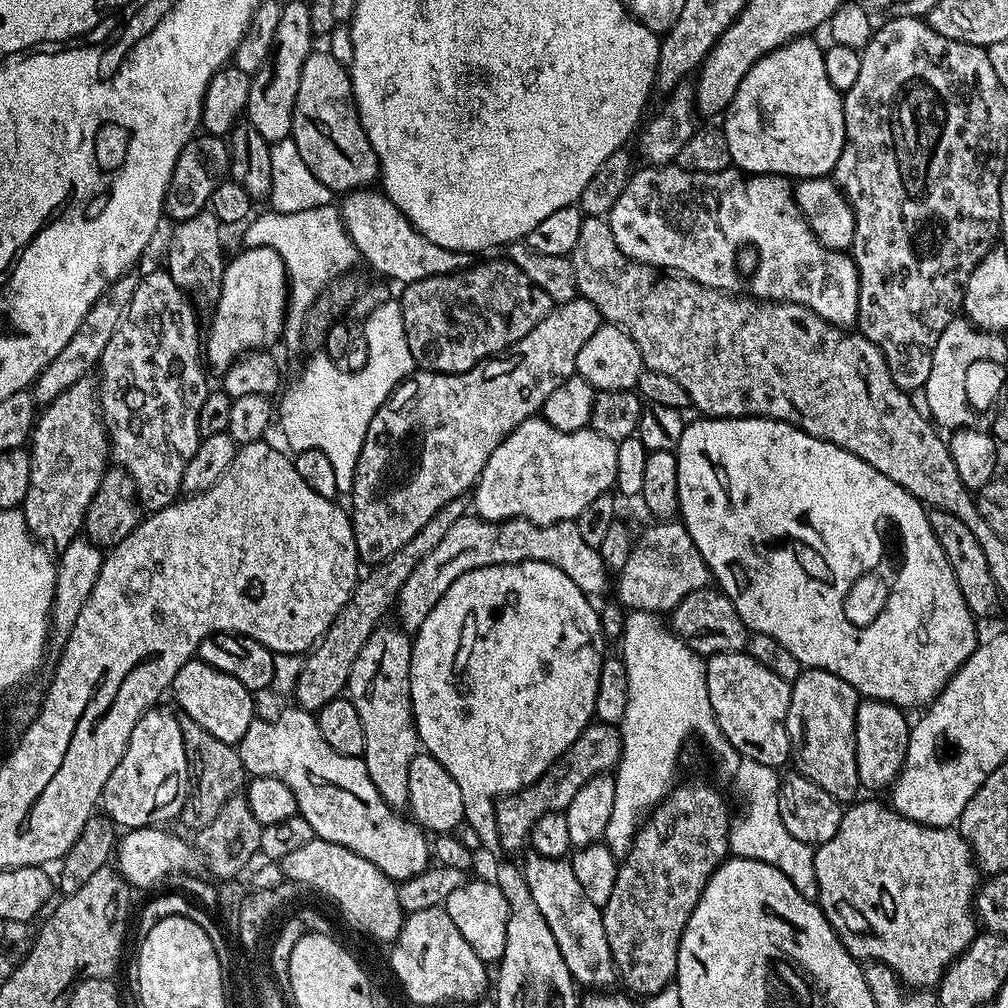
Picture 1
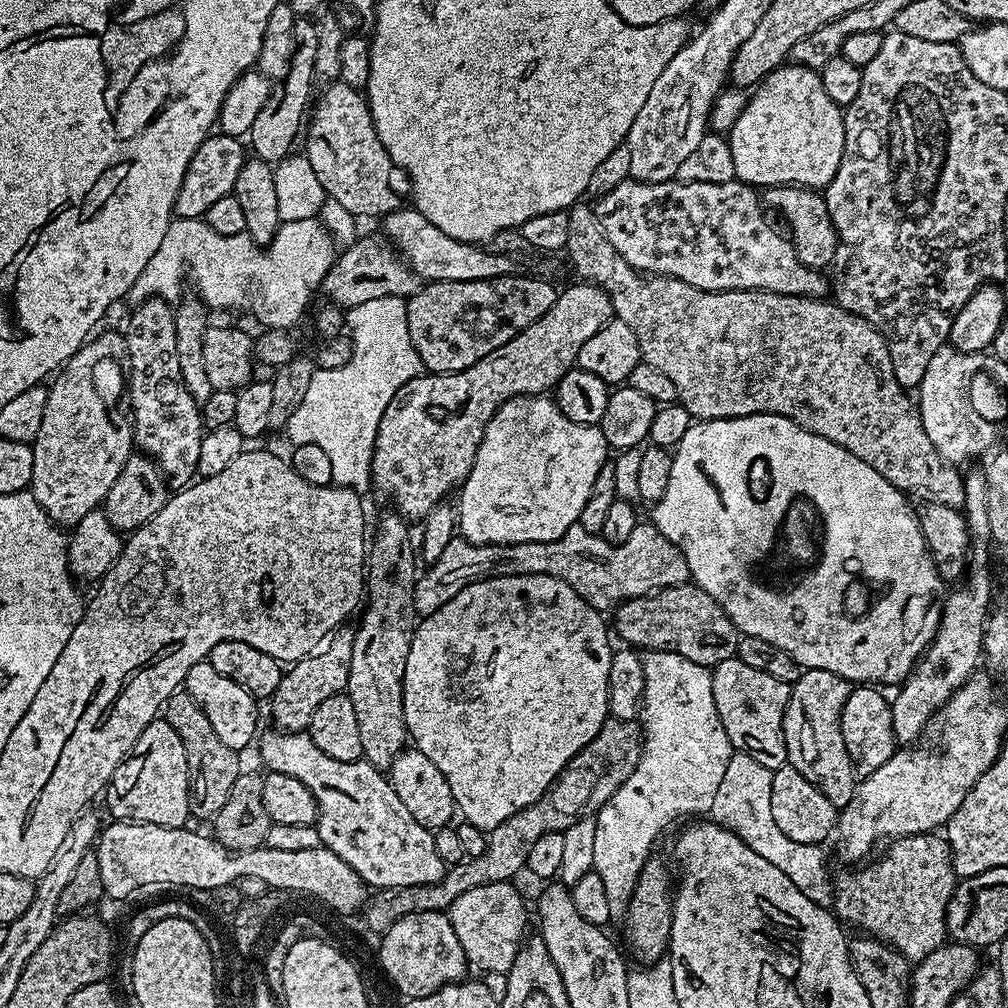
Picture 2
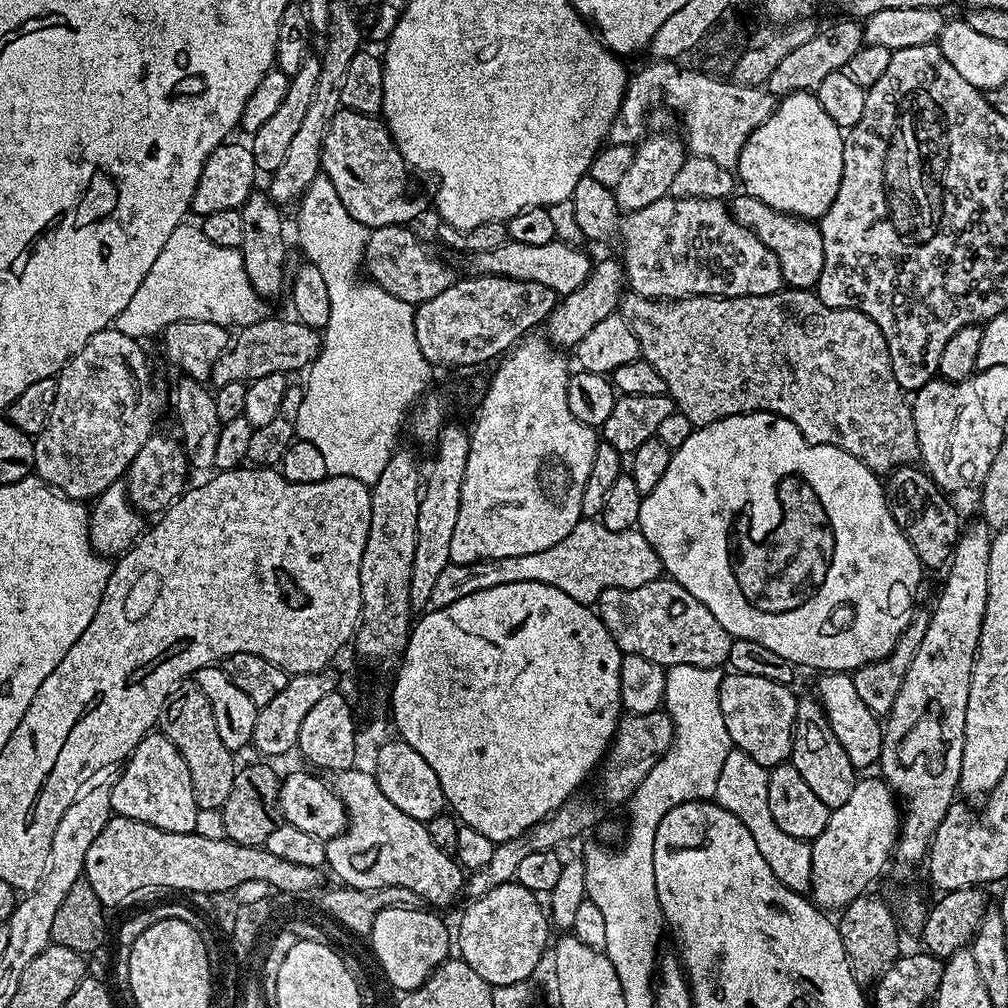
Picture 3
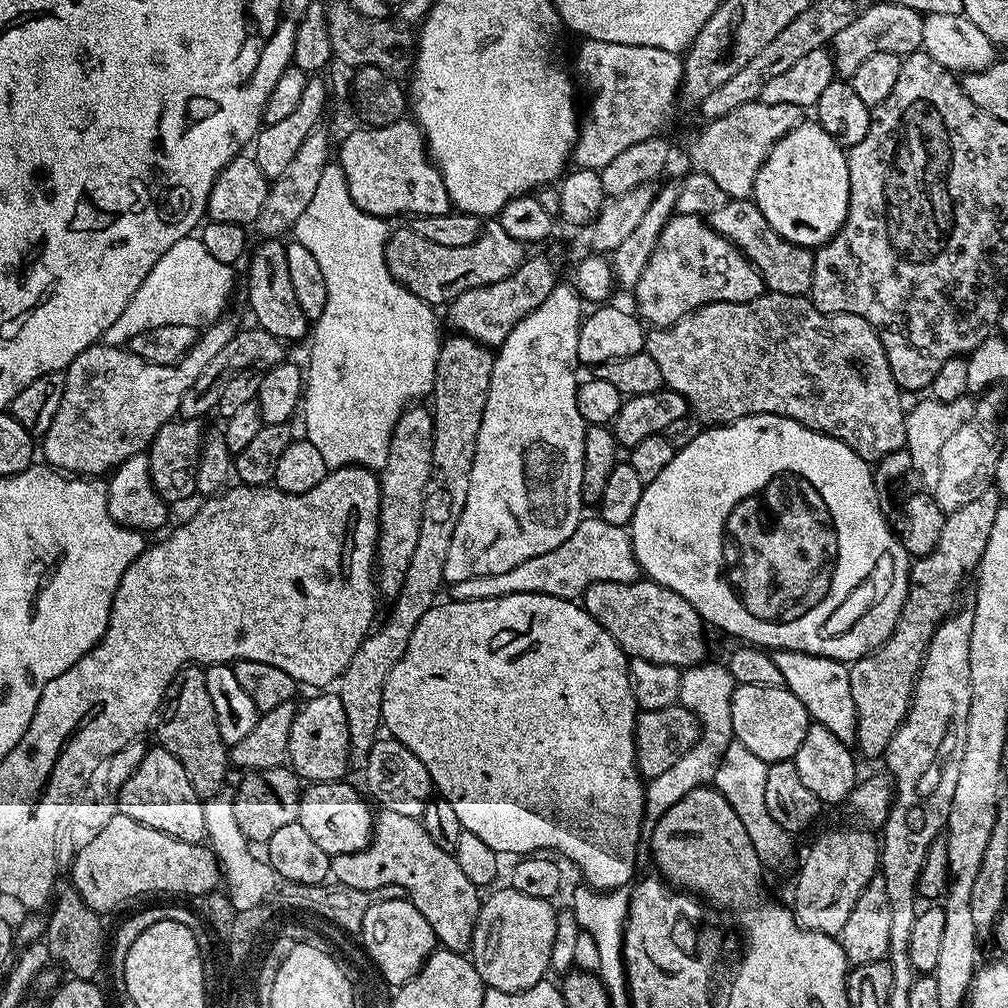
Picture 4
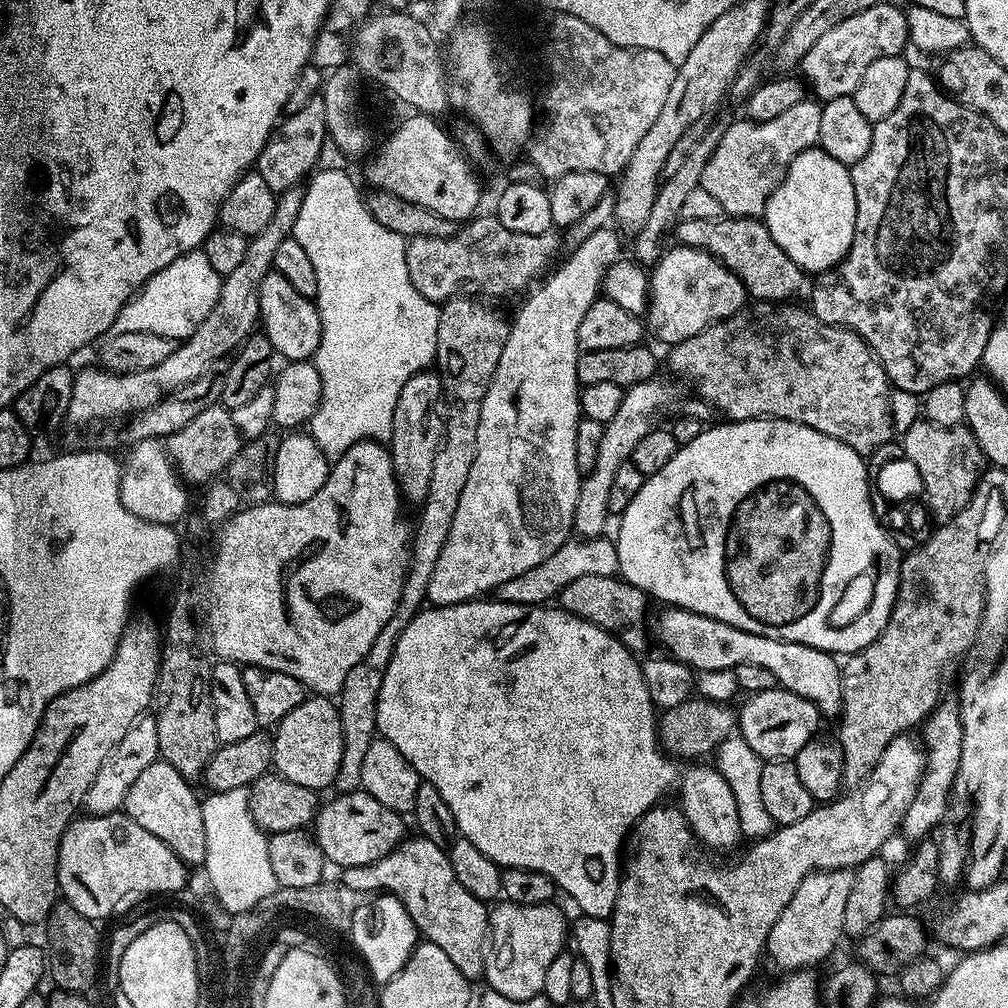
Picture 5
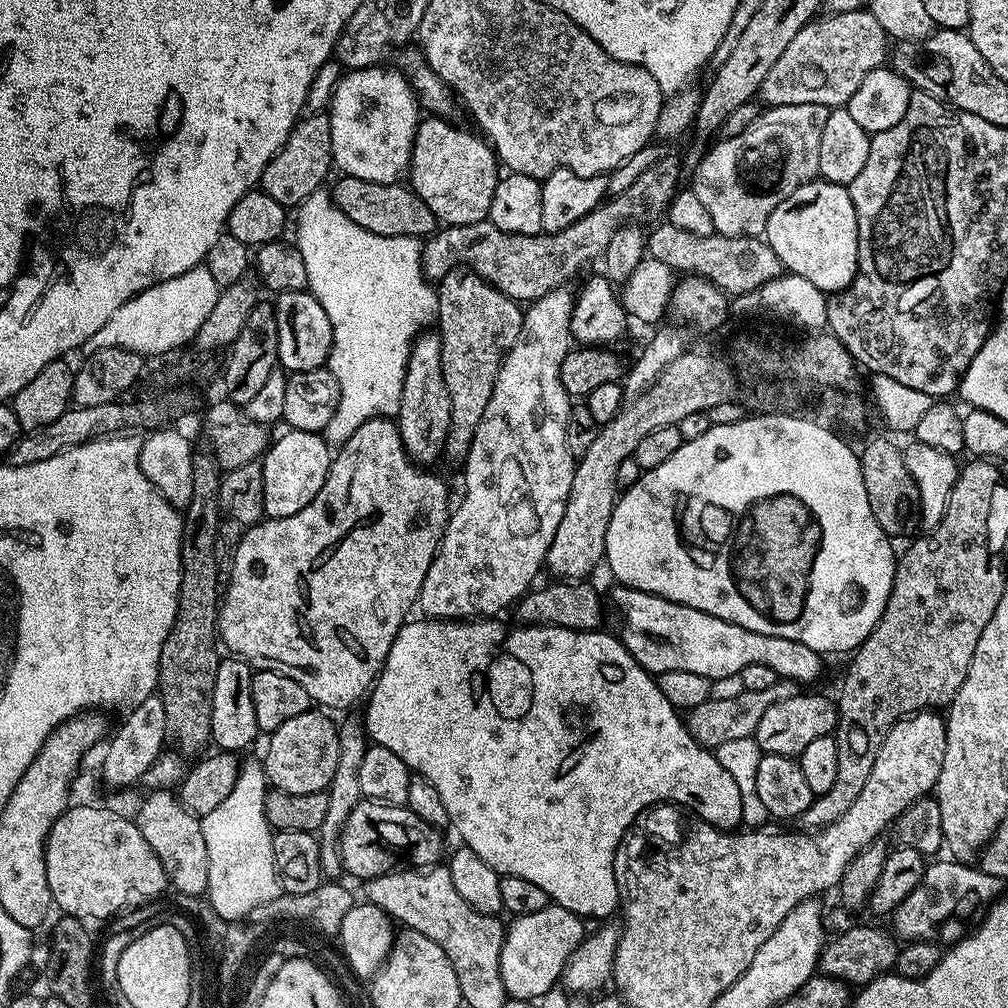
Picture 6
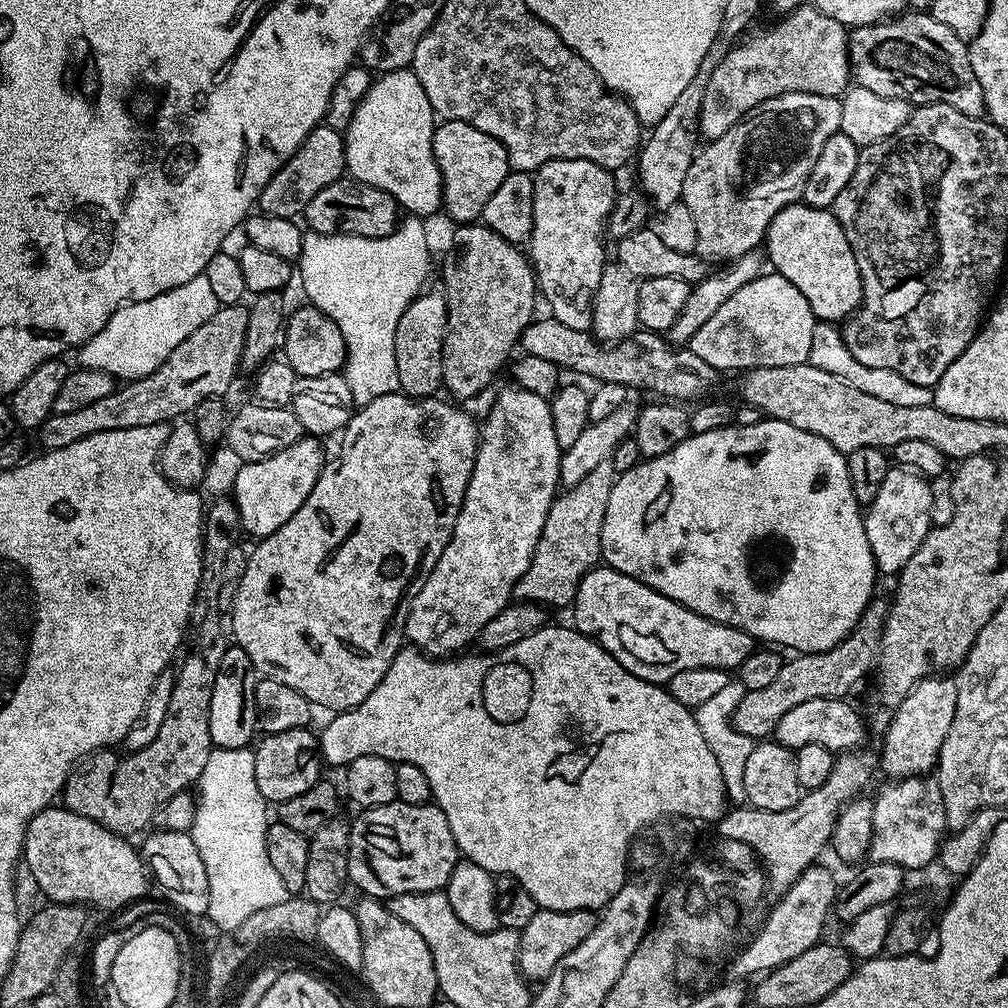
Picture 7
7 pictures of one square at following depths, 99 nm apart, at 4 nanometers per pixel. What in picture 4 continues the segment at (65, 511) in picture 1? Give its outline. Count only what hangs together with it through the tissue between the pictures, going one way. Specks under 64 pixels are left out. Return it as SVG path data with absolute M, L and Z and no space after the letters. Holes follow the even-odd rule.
M231 314L221 316L197 335L196 345L179 362L170 366L151 364L138 358L138 354L127 347L115 348L112 344L104 344L108 342L97 342L82 350L78 358L68 363L64 372L62 403L58 405L58 414L54 414L54 422L50 422L50 430L46 430L42 437L43 463L65 474L100 478L126 462L126 458L134 458L134 454L139 452L147 453L148 445L158 430L166 426L166 422L177 419L182 398L188 393L188 388L194 386L198 374L206 370L206 362L216 357L222 351L222 346L226 346L226 342L236 336L237 331L238 325Z

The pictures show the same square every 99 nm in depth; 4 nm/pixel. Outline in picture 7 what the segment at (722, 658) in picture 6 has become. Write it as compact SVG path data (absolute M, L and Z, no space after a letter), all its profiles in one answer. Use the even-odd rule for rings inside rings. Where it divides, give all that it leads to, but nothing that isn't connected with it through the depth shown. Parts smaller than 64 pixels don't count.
M597 566L587 572L576 591L576 598L570 605L571 623L577 632L597 640L630 674L642 678L651 684L667 685L674 674L681 670L699 668L739 669L748 655L754 650L754 641L750 634L734 626L726 626L658 594L650 586L622 574L607 566Z

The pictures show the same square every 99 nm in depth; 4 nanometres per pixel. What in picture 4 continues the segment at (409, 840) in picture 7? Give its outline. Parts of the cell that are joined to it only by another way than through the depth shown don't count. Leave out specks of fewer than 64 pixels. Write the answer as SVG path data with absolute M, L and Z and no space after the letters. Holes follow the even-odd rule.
M331 780L321 784L309 783L300 794L298 823L302 826L302 830L308 831L315 844L326 850L326 854L330 857L362 852L372 839L374 808L362 792L361 796L359 790L351 788L348 782Z

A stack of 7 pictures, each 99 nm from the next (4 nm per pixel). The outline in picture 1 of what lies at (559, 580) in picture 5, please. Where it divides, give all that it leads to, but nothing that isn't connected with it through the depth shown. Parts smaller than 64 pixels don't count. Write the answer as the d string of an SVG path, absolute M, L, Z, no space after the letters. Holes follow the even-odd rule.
M465 514L450 526L446 538L414 566L414 574L406 578L400 595L396 597L394 612L400 615L399 627L405 632L414 634L426 622L430 610L450 590L450 586L462 574L478 570L482 566L499 564L517 564L518 562L550 562L558 566L566 578L574 582L589 597L596 595L608 584L610 573L602 562L599 548L586 546L582 534L578 534L575 520L563 520L557 524L535 524L529 520L482 520L475 514ZM656 522L633 543L626 566L615 577L616 596L625 609L668 614L694 590L709 587L710 573L698 546L680 522Z

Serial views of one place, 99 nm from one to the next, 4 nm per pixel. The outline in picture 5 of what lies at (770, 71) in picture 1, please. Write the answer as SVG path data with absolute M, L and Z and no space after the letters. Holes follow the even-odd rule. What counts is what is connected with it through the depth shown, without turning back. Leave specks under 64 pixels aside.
M807 148L786 170L782 182L770 194L763 219L770 234L799 268L808 274L832 269L850 250L856 225L856 199L850 168L830 158L823 148Z

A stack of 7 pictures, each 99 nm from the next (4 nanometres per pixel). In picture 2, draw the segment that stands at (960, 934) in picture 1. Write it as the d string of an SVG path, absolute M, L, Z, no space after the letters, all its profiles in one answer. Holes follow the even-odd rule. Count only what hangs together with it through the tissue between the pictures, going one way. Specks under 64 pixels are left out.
M925 834L922 836L904 836L900 840L893 840L891 841L891 843L887 845L887 847L885 847L888 849L885 850L884 857L882 857L881 860L877 862L877 864L869 863L867 866L864 866L864 867L869 866L869 868L864 868L861 870L861 872L844 872L841 874L840 877L837 875L834 880L834 912L835 912L835 915L839 917L839 919L843 921L845 925L853 924L853 926L856 927L856 930L859 930L861 933L867 934L869 936L875 936L876 939L881 940L883 944L888 944L892 948L897 948L897 950L899 950L899 952L901 952L906 957L906 959L909 960L909 962L919 962L919 961L924 960L928 954L934 954L934 950L938 950L939 948L941 948L941 946L943 946L944 943L946 943L946 933L948 930L948 927L946 926L946 910L948 909L948 903L950 902L950 898L952 897L952 891L956 889L956 885L958 883L958 877L956 875L956 871L952 869L952 852L948 848L947 843L945 843L945 841L941 839L941 837L939 840L938 837L939 835L936 835L936 834Z

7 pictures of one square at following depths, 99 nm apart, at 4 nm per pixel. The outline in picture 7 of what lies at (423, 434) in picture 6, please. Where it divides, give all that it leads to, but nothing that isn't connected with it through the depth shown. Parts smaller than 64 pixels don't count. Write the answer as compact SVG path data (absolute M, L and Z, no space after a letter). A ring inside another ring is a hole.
M421 291L402 314L396 331L396 357L398 358L399 391L413 398L432 398L441 391L442 354L448 333L448 298L443 291Z

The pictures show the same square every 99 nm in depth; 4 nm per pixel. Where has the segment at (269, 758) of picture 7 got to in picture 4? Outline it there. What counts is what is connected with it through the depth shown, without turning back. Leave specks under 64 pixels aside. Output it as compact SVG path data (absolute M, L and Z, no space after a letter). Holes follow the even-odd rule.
M320 690L303 705L299 705L294 726L290 726L288 759L293 772L304 782L343 781L350 772L348 762L348 731L346 730L346 710L342 710L339 695L332 690Z

